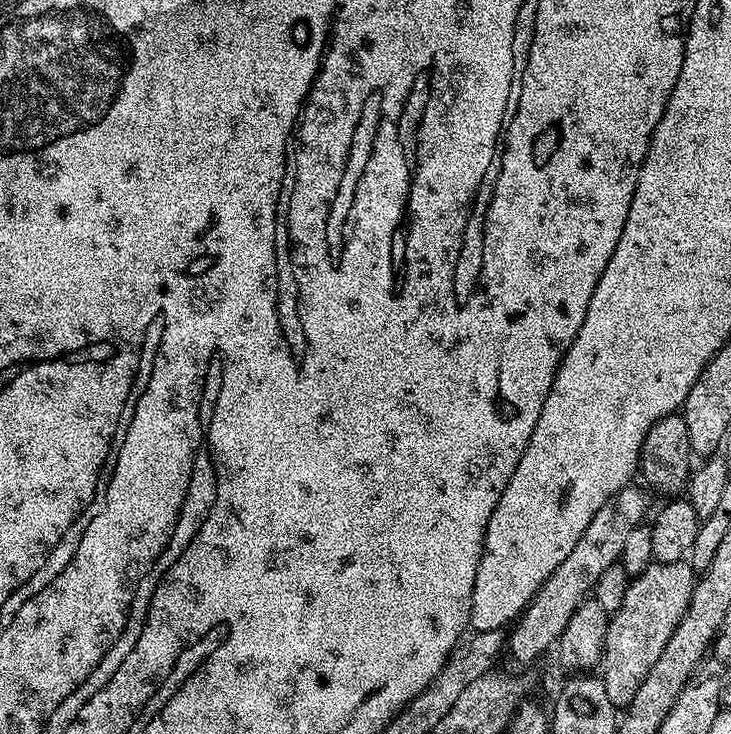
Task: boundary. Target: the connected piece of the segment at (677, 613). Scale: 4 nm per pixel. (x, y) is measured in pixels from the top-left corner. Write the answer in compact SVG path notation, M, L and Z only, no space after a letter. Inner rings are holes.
M684 560L669 564L653 562L646 570L642 570L642 574L629 579L622 606L611 613L608 621L602 661L606 698L610 698L616 709L628 707L634 694L638 694L638 686L642 686L642 678L650 674L650 666L658 662L666 642L670 642L670 634L674 634L678 622L682 622L682 614L686 614L686 606L697 579L691 563Z

